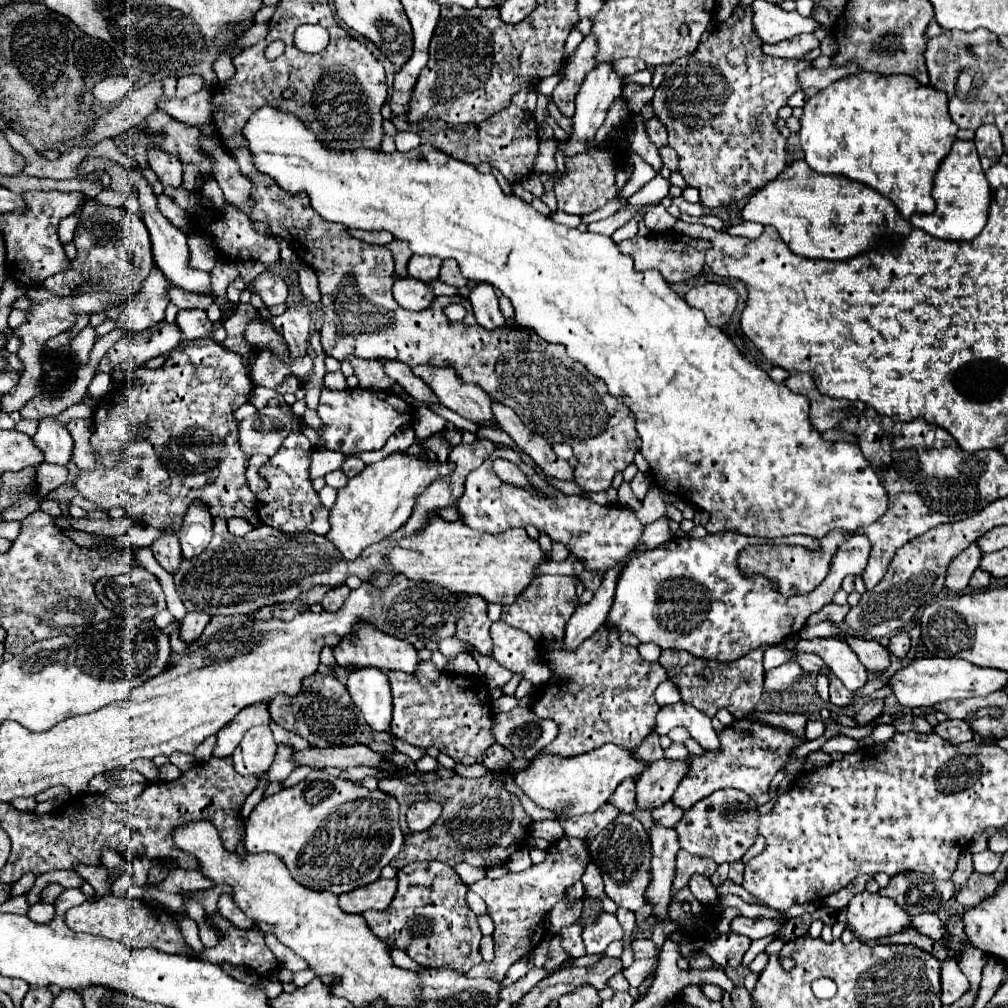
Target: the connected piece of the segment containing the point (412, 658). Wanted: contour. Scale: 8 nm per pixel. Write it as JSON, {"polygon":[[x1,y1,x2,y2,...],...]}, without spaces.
{"polygon":[[356,623,354,625,354,633,348,635,348,639,344,639,336,649,334,649,334,657,336,657,336,663,340,669,346,669,346,671,356,671,356,669,364,669,364,667,376,667,384,673,390,673,390,671,402,671,402,673,408,673,408,675,414,675,416,669,418,669,418,651,402,641,402,639,396,639,392,635,386,635,382,631,378,631,376,627,370,627,368,623]]}

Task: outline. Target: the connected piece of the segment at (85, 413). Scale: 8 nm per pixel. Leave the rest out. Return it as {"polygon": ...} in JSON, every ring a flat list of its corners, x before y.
{"polygon":[[80,402,70,406,68,409,55,416,56,420,63,426,73,419,90,419,94,414,94,408,86,402]]}

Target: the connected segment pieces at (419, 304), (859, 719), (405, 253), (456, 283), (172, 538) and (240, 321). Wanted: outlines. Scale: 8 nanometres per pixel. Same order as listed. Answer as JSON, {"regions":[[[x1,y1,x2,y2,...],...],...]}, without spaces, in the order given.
{"regions":[[[412,277,394,281,392,293,394,293,394,299,398,301,398,305,406,307,410,311,422,311,422,309,430,307,430,303,434,301,430,287,422,281,412,279]],[[874,699,874,701,866,703,866,705,864,705,856,715,854,715,854,721,856,721,856,725,858,725,858,727,862,727,862,725,866,725,866,723,874,721,880,713,882,713,882,701]],[[392,241,388,243,388,249,392,251,392,257,394,257,394,271,398,275,406,275,406,265,408,265,408,259,412,257,412,251,408,247,408,243,402,243,402,241]],[[448,259,448,261,444,261,442,263,442,269,440,269,440,277,438,277,442,283,446,283,446,285,452,285,452,287,466,287,466,279,464,279,464,275,458,271,458,263,454,263,452,259]],[[164,529,164,535,152,545,154,557,158,559,158,563,168,571,168,573,176,573,182,561,180,555,180,547,178,547,178,537,174,531]],[[240,303,238,309,240,309,240,311,238,311,236,315,232,315,232,317,228,317,228,319,224,321,224,329,226,329,228,337,242,335,244,327,246,327,246,319,248,319,250,315,258,315,256,309,254,309,252,305,244,305,244,303]]]}

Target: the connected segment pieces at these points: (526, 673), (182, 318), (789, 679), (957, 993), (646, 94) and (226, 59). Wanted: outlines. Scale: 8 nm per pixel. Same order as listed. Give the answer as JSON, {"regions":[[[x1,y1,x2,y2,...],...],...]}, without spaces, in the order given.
{"regions":[[[502,621,492,623,492,659,498,661,504,669,528,679,534,687,542,687,548,679,548,669,542,669,536,663,538,647,534,647,534,639,526,635,526,631,518,631]],[[190,309,190,311,178,311,176,325,182,331,184,339,198,339,198,337,212,337,212,323,206,317,206,311,202,309]],[[784,663,778,669,766,671,764,689,766,691,786,691,792,687,792,683,796,683,800,673,802,673,802,669,798,663]],[[954,957,942,961,940,969,940,983,942,983,942,1005,950,1007,954,1001,958,1001,968,991,968,979,960,971]],[[628,83,626,85,624,99,626,99,630,115,640,113,642,107,648,105,652,97,654,97,654,87,652,85,640,85,640,83]],[[222,55,222,59,214,65,214,71,218,75,218,81,222,81,222,83,226,83,228,79,232,79,234,73,236,73,236,67,232,65,230,55]]]}

